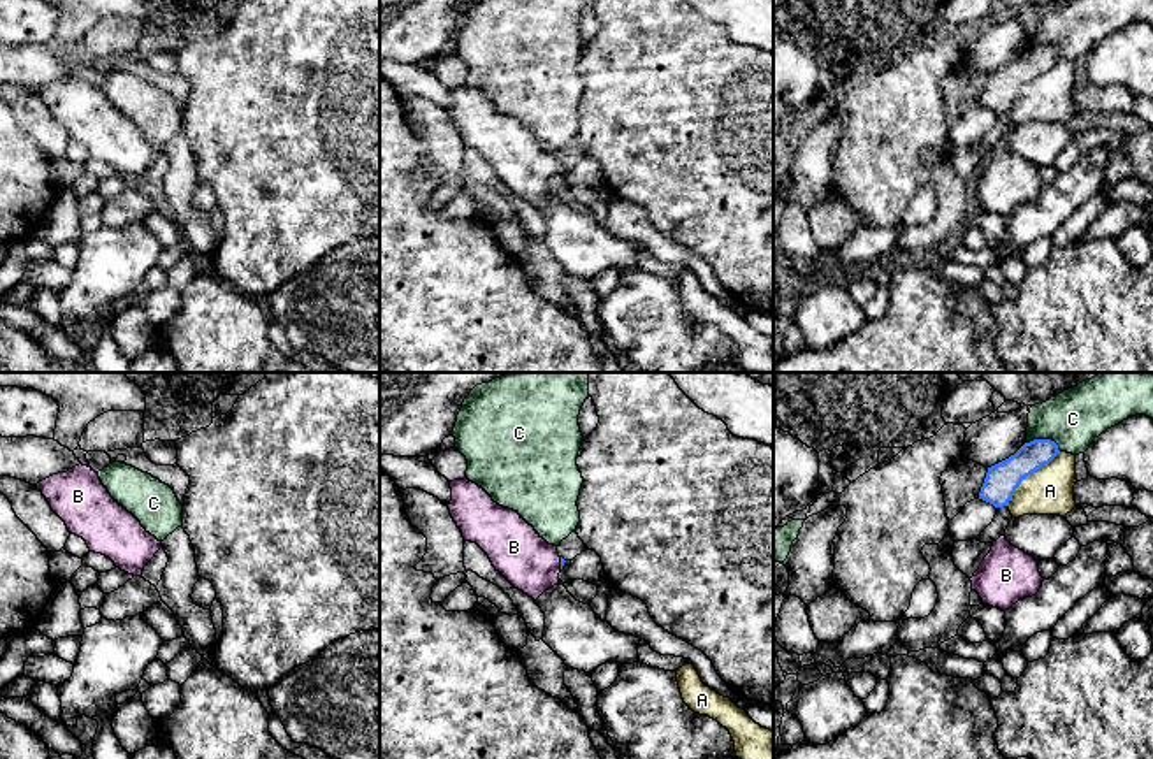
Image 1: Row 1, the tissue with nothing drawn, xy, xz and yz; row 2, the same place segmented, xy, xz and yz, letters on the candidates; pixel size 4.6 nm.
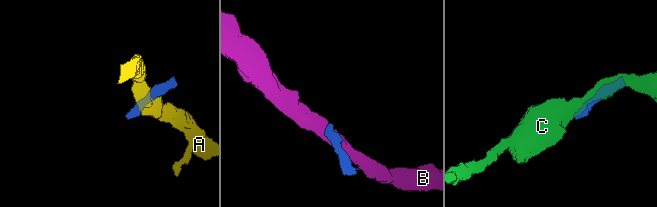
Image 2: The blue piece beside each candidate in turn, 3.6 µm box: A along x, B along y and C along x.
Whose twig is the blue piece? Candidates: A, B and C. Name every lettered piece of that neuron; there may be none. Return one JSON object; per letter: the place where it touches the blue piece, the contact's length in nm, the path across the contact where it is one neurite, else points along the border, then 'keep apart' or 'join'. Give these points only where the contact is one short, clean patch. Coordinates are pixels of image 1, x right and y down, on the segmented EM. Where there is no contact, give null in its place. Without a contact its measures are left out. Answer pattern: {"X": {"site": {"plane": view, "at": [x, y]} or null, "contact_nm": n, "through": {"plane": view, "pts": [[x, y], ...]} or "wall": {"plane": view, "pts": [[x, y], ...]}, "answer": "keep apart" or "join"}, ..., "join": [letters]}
{"A": {"site": {"plane": "yz", "at": [1029, 475]}, "contact_nm": 360, "answer": "keep apart"}, "B": {"site": {"plane": "xz", "at": [561, 563]}, "contact_nm": 60, "wall": {"plane": "xz", "pts": [[559, 557], [561, 568]]}, "answer": "keep apart"}, "C": {"site": {"plane": "yz", "at": [1044, 440]}, "contact_nm": 170, "answer": "keep apart"}, "join": []}

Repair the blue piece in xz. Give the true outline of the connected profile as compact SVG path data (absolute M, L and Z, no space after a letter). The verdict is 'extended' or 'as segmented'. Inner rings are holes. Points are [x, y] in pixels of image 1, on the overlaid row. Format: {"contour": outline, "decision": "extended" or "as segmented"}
{"contour": "M576 531L571 532L566 539L562 539L561 545L557 546L557 553L561 557L561 569L562 569L566 560L573 560L584 550L585 550L585 545L578 538Z", "decision": "extended"}

